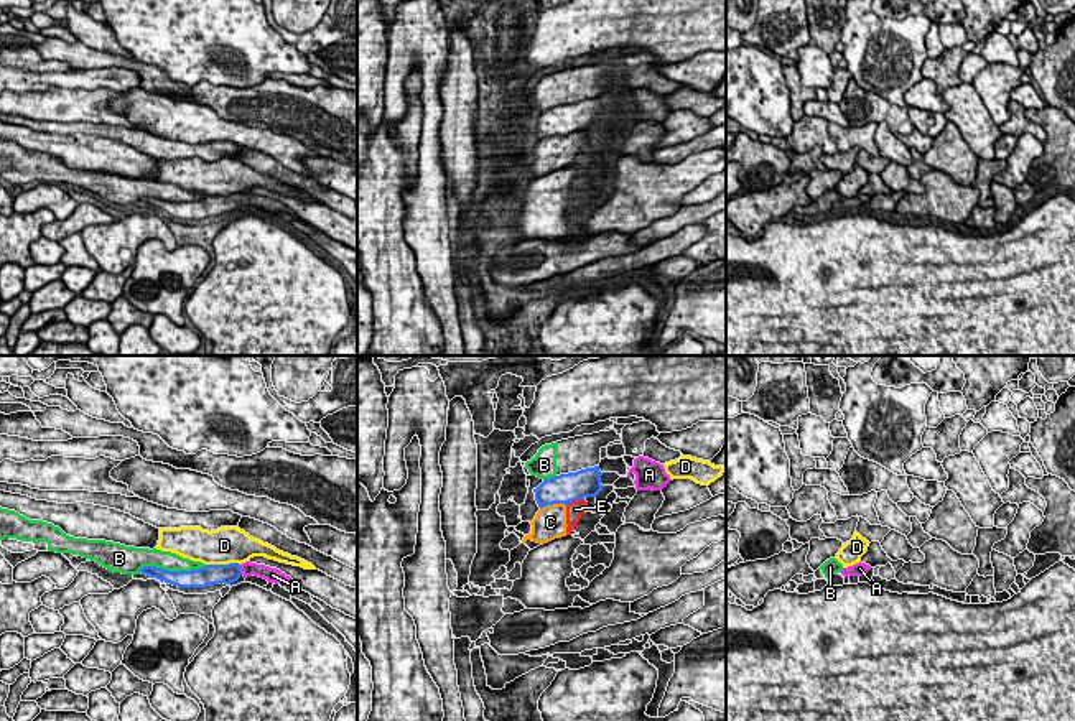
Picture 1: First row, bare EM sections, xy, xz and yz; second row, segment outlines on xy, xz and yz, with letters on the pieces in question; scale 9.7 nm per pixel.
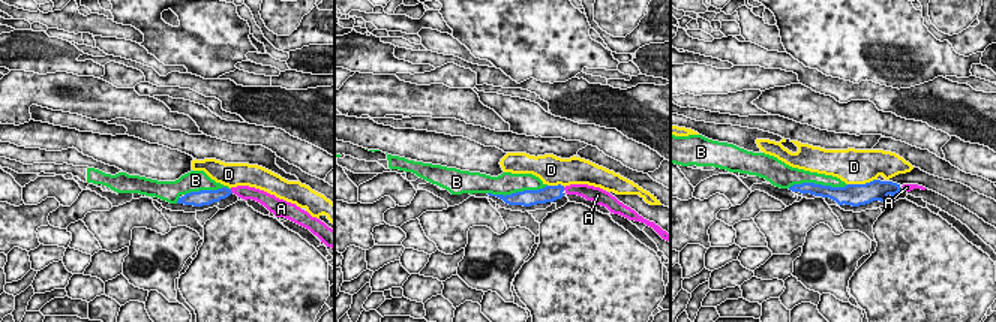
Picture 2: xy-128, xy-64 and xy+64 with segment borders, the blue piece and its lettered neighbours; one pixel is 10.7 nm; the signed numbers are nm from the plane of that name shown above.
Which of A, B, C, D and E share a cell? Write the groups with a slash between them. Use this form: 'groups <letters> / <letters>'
groups A / B / C E / D

